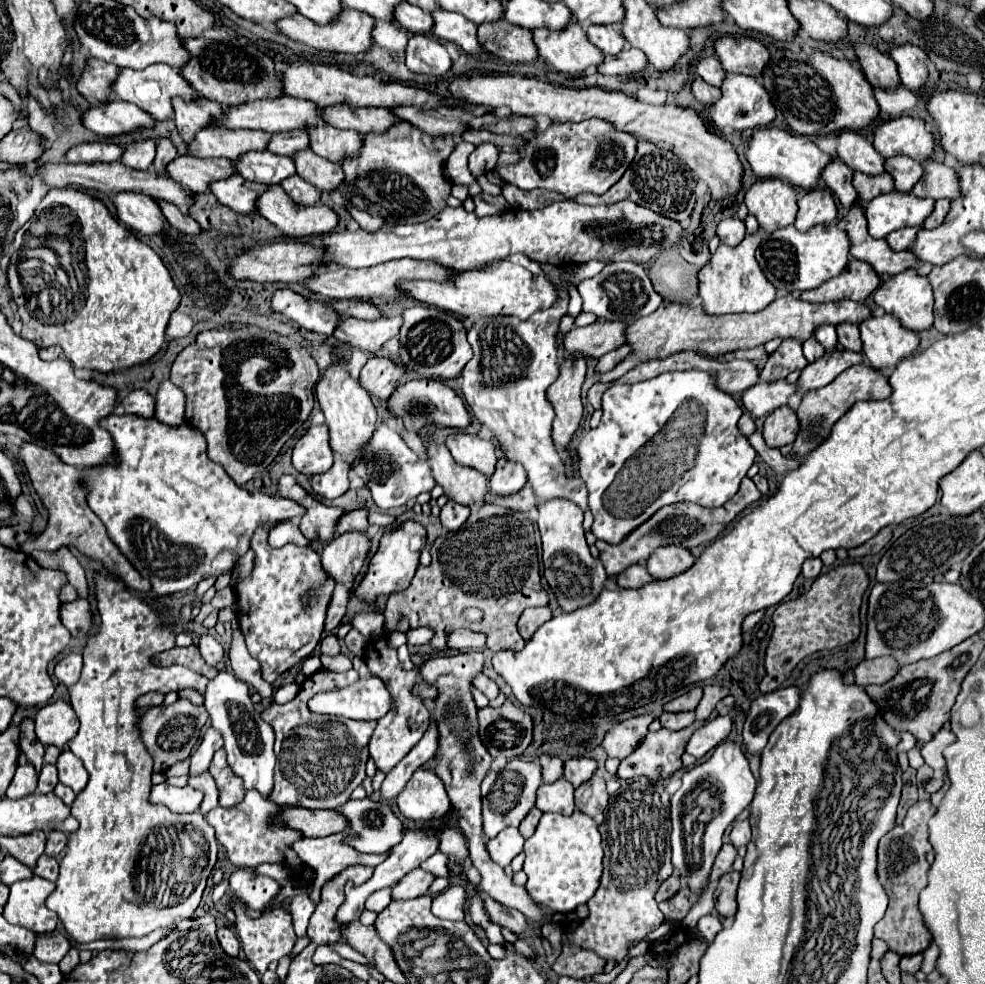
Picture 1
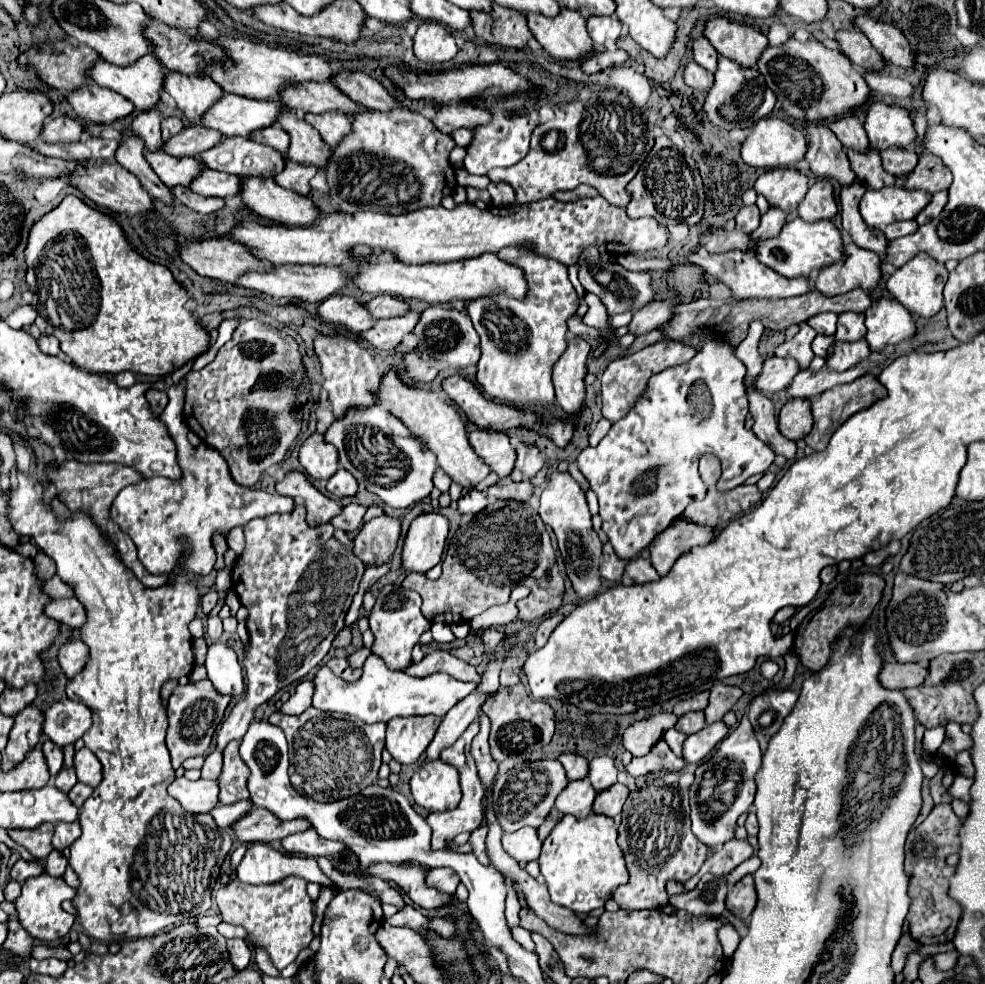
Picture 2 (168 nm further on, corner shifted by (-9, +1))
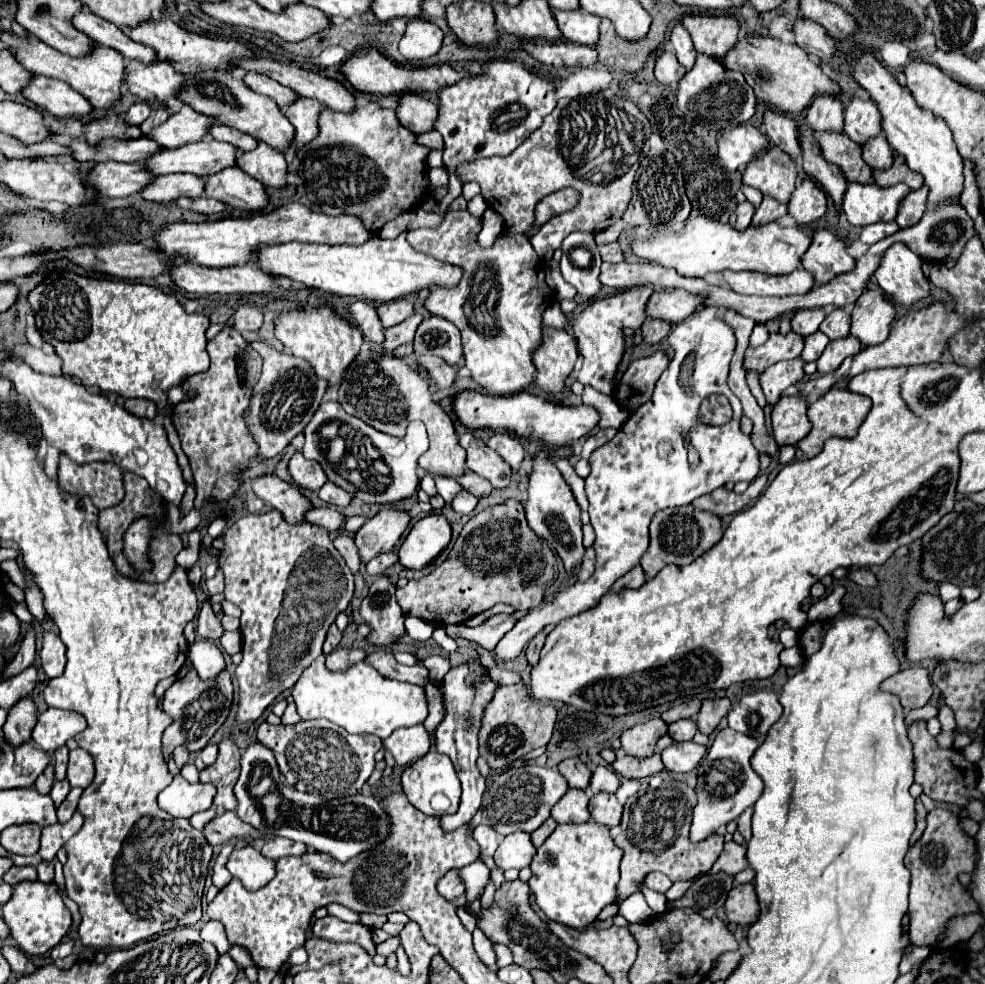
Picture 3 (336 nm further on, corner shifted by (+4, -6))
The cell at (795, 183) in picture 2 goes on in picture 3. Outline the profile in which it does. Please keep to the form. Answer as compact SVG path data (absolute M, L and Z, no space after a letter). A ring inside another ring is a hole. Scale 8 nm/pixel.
M774 143L768 145L768 151L752 163L748 163L744 171L744 185L760 189L764 195L772 195L774 199L788 201L794 191L796 181L796 159L784 153Z

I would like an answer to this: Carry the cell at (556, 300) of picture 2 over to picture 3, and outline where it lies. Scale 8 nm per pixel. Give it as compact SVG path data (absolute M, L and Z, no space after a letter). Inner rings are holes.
M448 211L436 229L408 231L408 243L416 251L464 271L460 283L452 289L432 285L424 307L460 329L472 379L488 393L512 395L534 381L532 351L542 335L542 313L552 303L554 293L544 281L544 265L528 237L502 231L492 247L480 247L480 229L482 217L470 211Z

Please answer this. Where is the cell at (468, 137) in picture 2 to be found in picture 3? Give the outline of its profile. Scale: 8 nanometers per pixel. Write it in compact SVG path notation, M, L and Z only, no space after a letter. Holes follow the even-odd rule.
M428 131L428 133L422 133L422 135L416 135L416 143L424 145L428 149L442 149L444 147L444 141L440 139L438 131Z

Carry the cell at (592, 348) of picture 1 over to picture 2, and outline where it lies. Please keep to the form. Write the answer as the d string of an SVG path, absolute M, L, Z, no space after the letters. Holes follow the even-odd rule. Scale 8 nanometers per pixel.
M655 300L653 304L647 304L645 308L641 308L639 312L633 314L633 320L629 322L629 334L633 336L641 336L645 332L651 332L655 328L659 328L661 324L665 324L665 320L669 320L673 302L659 302Z

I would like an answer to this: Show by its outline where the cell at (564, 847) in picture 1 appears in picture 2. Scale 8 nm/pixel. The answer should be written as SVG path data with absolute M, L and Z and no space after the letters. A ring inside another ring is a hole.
M595 812L585 818L563 816L543 842L539 866L551 900L575 914L587 914L589 910L603 908L617 886L627 882L623 852L617 846L617 826L613 818Z

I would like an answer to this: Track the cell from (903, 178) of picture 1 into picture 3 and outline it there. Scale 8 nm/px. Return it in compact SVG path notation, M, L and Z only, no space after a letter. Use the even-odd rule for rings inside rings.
M876 135L862 145L862 157L874 169L888 169L892 165L894 153L888 147L888 141L884 139L884 135Z

